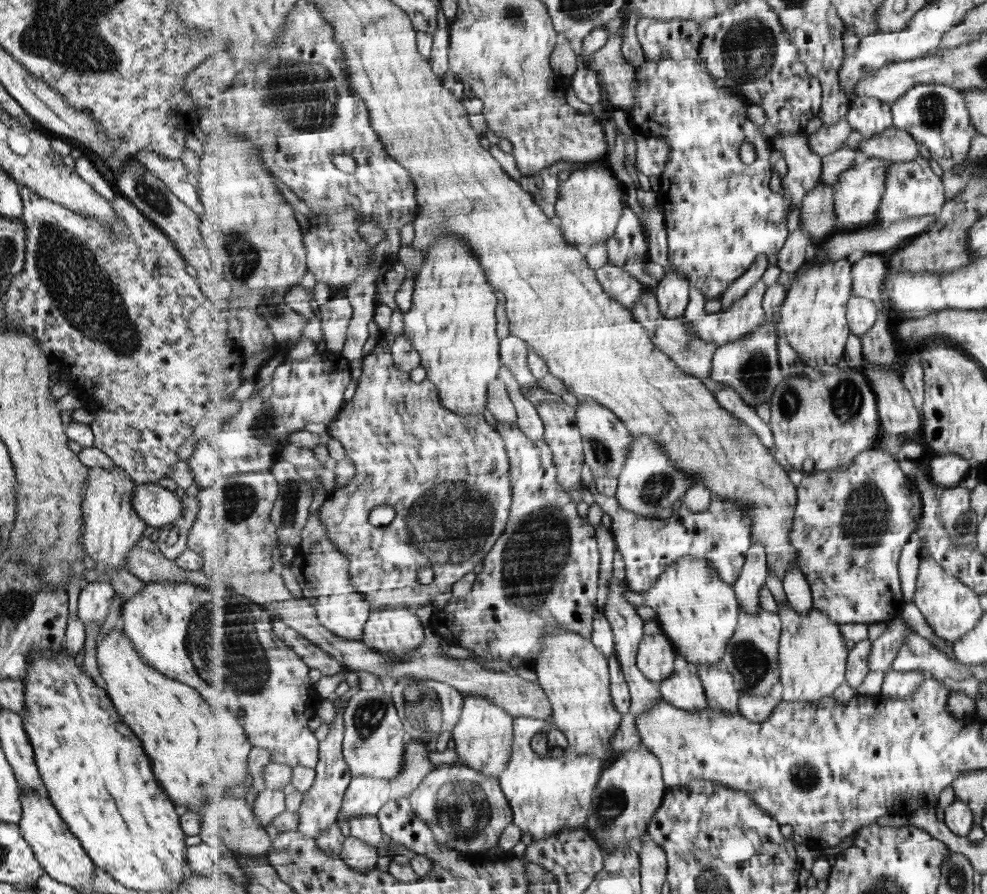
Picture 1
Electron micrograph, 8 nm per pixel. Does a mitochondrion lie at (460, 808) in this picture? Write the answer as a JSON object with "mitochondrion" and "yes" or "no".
{"mitochondrion":"yes"}

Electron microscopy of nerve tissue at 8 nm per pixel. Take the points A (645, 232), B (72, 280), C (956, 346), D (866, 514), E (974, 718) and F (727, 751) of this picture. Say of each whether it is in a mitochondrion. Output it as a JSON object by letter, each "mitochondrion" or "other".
{"A":"other","B":"mitochondrion","C":"other","D":"mitochondrion","E":"other","F":"other"}

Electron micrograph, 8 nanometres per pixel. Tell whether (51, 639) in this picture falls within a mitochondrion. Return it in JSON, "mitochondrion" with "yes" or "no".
{"mitochondrion":"no"}

